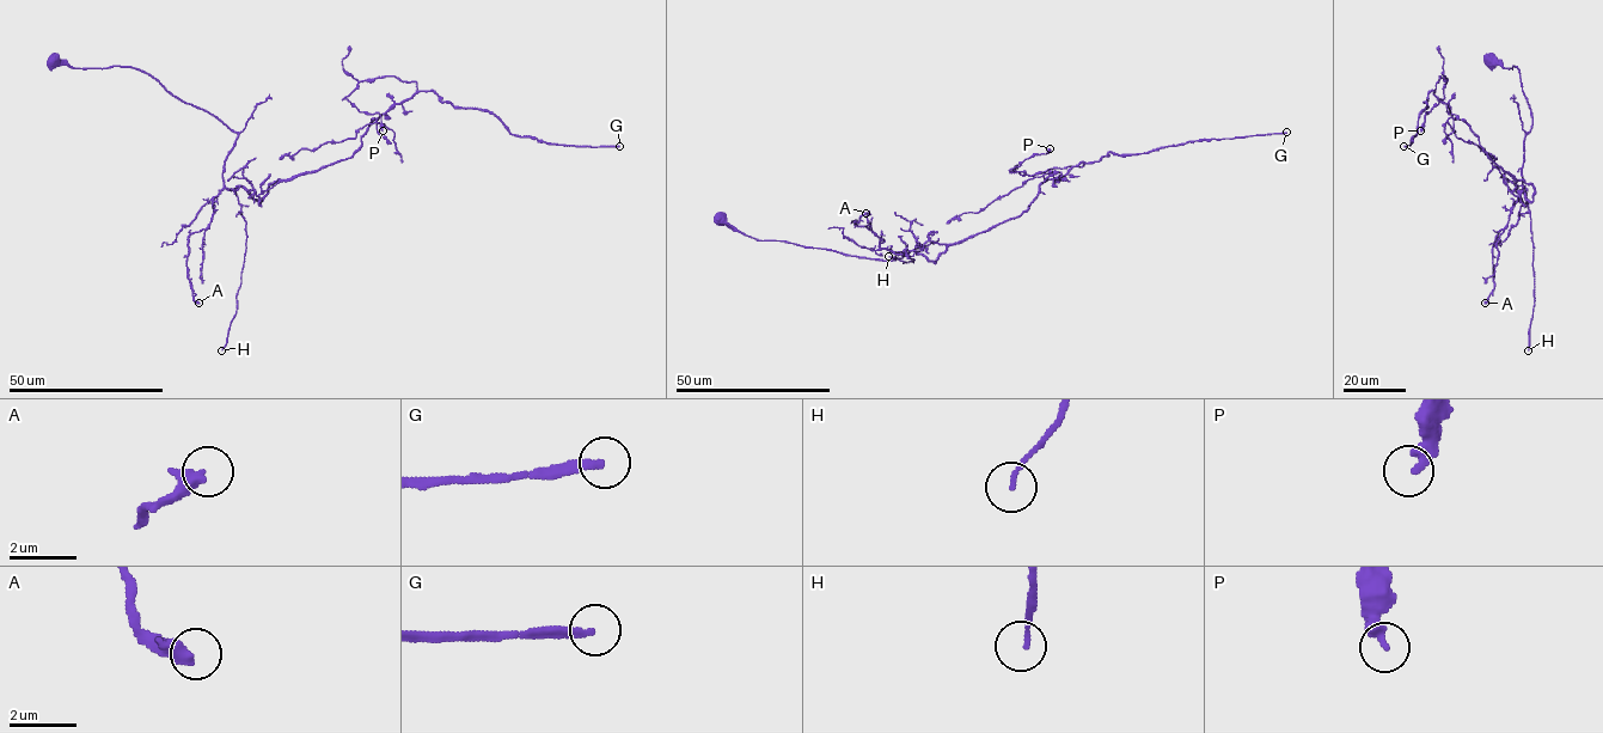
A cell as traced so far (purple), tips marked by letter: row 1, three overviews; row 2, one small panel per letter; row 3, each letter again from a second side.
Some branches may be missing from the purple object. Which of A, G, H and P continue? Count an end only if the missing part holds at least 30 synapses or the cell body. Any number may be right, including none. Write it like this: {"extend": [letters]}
{"extend": ["G"]}

